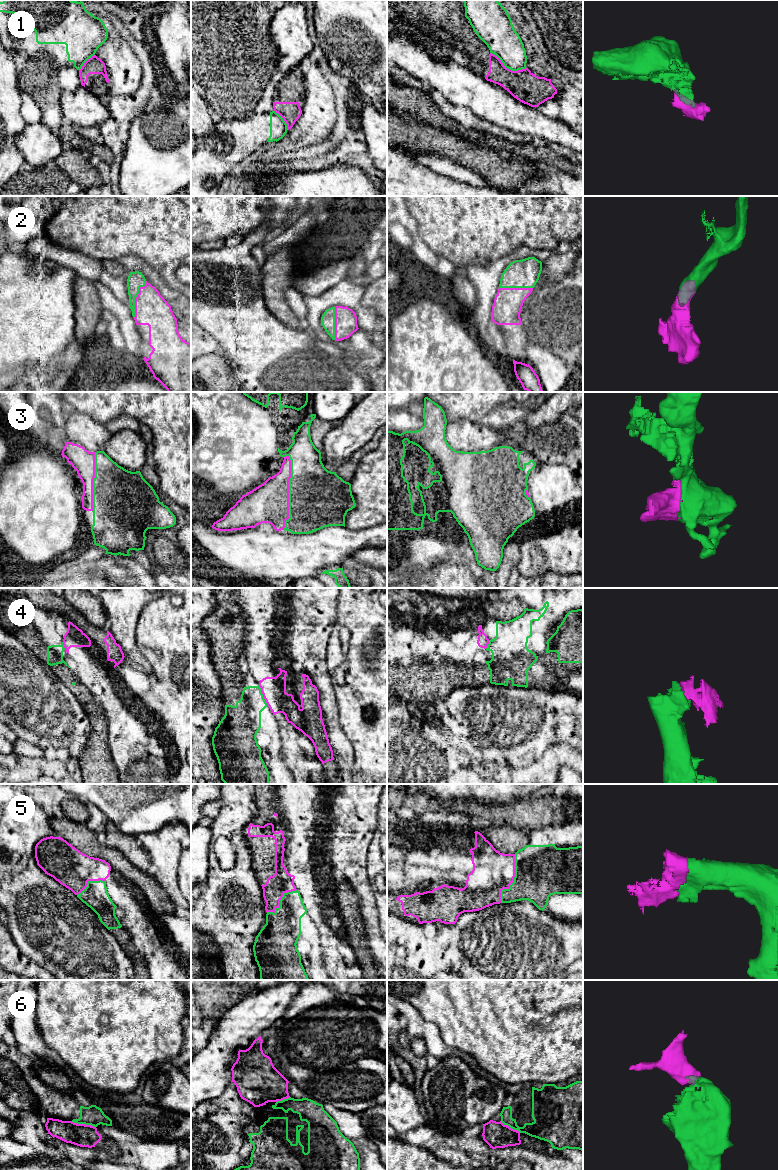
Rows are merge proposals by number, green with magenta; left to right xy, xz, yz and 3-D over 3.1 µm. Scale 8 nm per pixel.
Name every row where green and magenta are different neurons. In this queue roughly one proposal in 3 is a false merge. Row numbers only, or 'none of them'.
1, 4, 6

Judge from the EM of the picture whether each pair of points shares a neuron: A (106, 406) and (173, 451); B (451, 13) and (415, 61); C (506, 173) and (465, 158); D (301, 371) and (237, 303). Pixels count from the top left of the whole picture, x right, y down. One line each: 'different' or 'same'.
A: same
B: different
C: same
D: same

